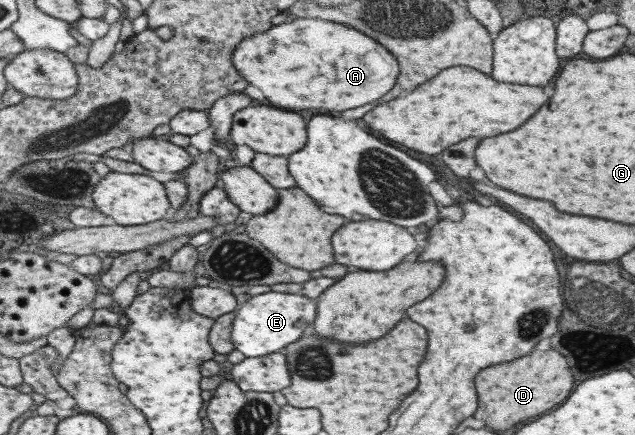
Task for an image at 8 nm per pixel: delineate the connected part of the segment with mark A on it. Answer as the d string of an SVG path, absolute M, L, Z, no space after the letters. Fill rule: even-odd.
M296 18L279 25L271 25L266 31L256 32L242 38L232 50L232 65L238 75L256 89L262 91L264 99L272 107L282 110L322 109L322 111L344 111L360 107L382 97L396 79L398 65L376 41L368 39L364 33L342 23L321 19Z

